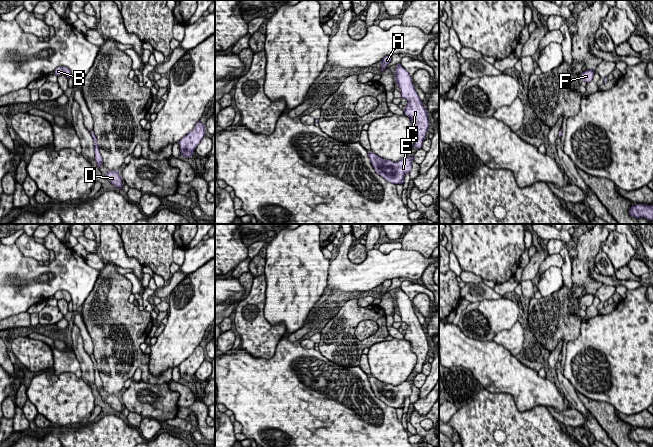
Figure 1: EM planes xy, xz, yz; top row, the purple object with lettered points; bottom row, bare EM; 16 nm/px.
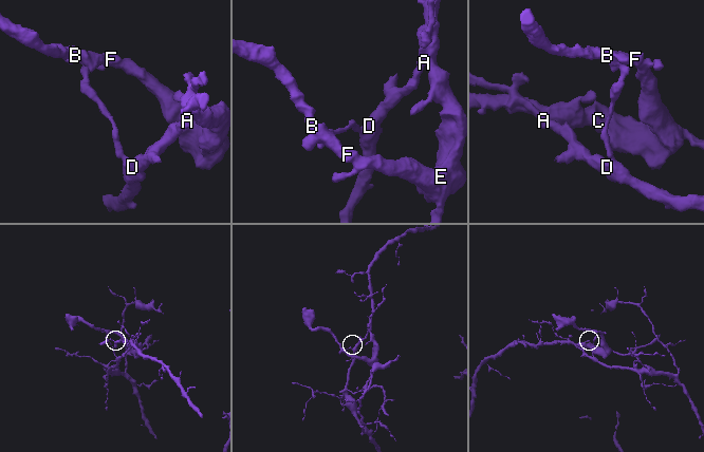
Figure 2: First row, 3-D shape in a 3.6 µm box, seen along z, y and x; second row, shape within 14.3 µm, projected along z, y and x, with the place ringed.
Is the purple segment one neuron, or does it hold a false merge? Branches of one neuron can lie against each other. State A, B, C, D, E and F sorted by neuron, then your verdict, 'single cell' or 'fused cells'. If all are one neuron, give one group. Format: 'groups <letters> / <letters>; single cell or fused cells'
groups A D / B C E F; fused cells

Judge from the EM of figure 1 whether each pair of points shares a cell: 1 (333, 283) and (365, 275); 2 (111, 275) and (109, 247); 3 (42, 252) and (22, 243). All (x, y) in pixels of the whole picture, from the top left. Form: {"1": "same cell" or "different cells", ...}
{"1": "same cell", "2": "different cells", "3": "same cell"}

